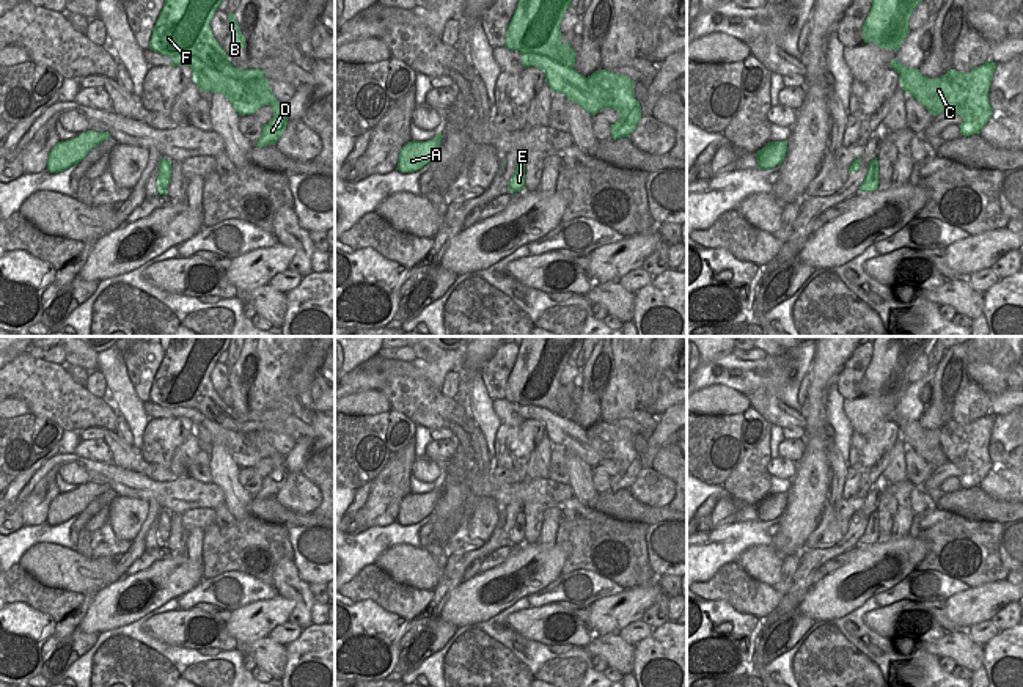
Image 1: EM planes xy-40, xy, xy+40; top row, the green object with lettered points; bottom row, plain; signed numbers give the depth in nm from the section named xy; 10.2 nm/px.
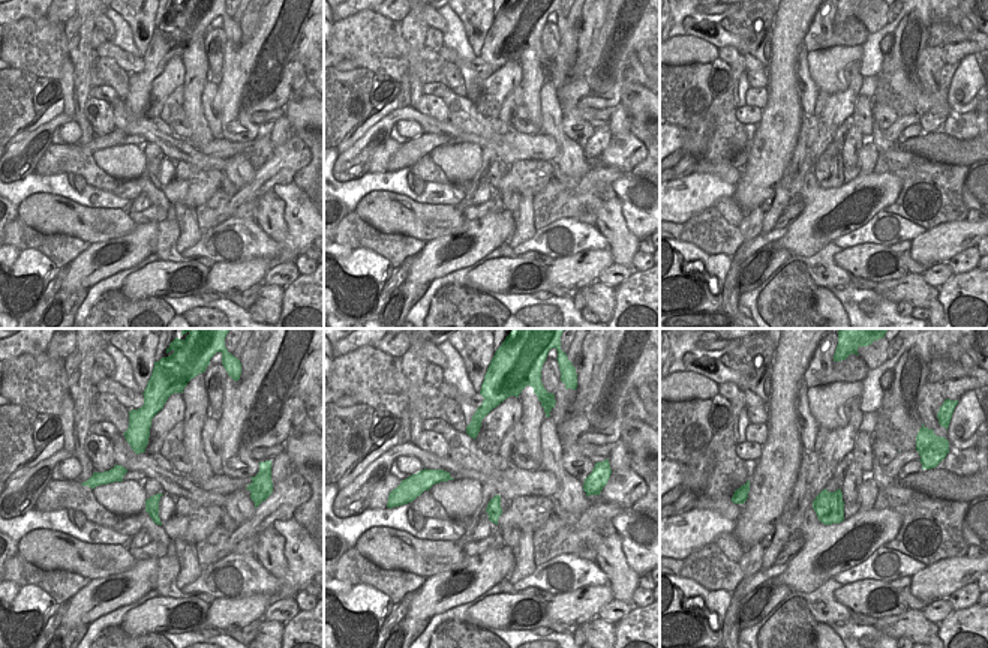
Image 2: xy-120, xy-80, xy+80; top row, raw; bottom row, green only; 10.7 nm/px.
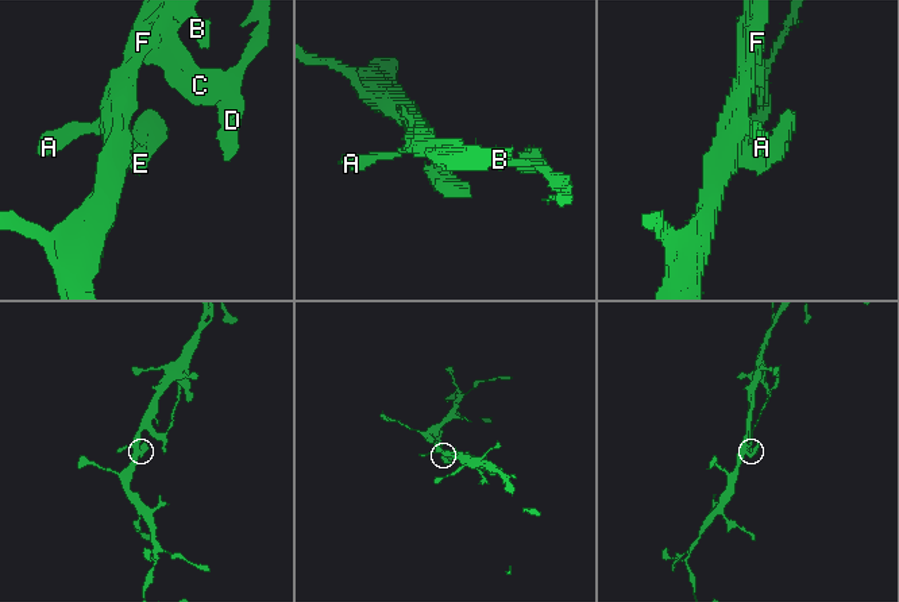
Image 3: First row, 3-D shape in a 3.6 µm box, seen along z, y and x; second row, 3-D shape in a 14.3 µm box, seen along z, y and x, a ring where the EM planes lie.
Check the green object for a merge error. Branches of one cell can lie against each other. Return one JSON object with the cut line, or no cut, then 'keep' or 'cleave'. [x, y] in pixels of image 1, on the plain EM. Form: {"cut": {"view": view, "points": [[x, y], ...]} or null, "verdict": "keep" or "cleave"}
{"cut": {"view": "xy-40", "points": [[228, 411], [222, 423], [206, 417], [192, 422]]}, "verdict": "cleave"}

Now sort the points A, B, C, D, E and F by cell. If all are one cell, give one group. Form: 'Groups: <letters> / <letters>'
Groups: A B E F / C D

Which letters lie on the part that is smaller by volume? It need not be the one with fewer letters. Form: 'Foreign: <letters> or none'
Foreign: C, D

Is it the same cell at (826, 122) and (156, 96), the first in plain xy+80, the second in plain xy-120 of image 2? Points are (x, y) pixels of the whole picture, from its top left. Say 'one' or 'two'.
one

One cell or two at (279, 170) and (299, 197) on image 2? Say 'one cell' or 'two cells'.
two cells

